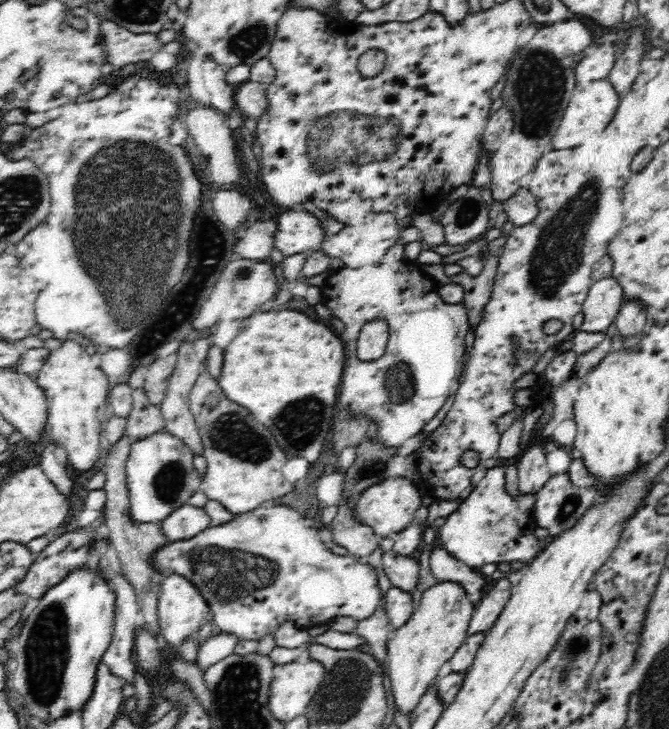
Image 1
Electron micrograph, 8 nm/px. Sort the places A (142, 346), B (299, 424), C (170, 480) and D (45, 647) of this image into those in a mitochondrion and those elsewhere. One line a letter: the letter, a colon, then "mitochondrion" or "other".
A: mitochondrion
B: mitochondrion
C: mitochondrion
D: mitochondrion

